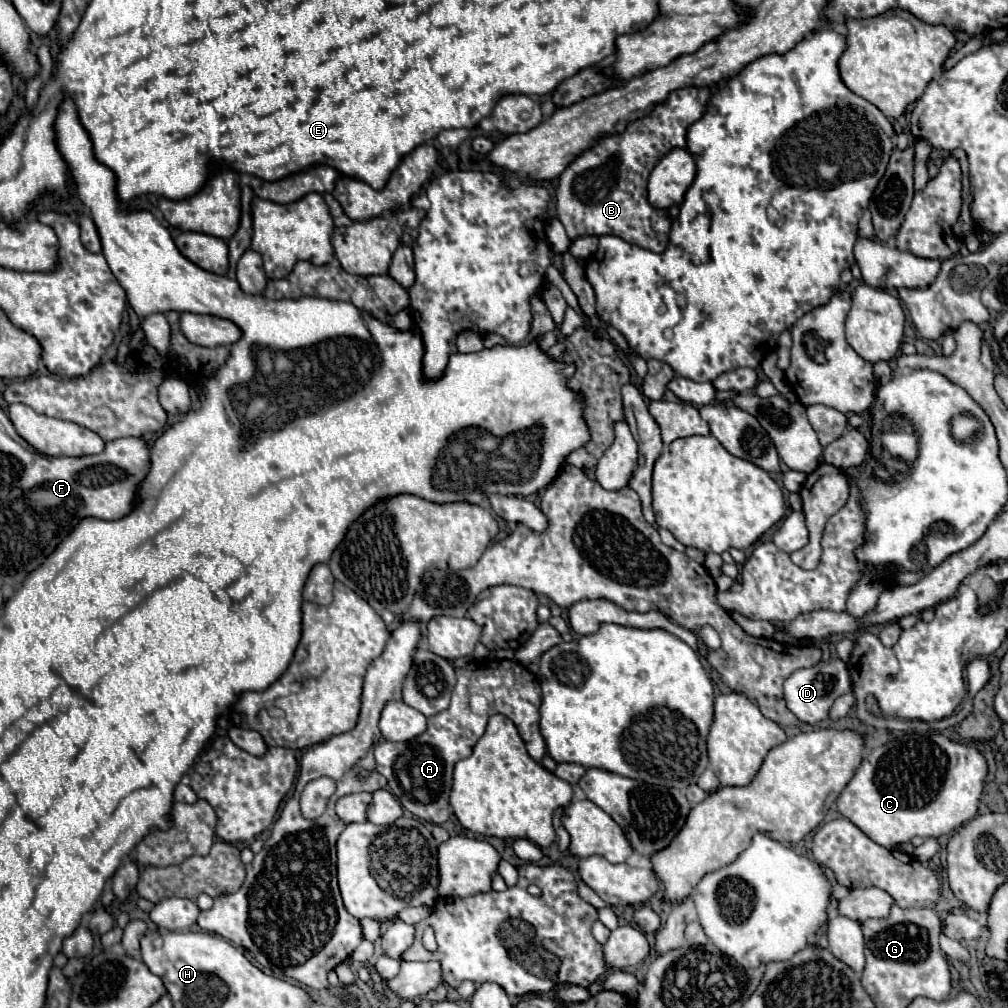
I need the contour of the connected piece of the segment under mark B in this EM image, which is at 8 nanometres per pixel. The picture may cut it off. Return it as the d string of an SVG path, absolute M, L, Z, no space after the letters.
M684 87L684 89L672 91L666 103L658 105L650 115L628 123L628 127L622 135L608 135L608 137L600 139L600 143L594 149L582 153L574 163L570 163L566 167L566 171L558 177L558 189L556 189L558 219L566 227L568 237L578 239L578 237L586 237L586 235L596 235L596 237L616 235L628 243L640 245L654 253L662 253L668 245L670 219L668 219L666 211L660 211L648 203L646 183L648 183L648 177L650 177L650 171L654 169L654 165L670 149L686 147L686 129L690 127L690 123L694 123L702 117L708 99L710 99L708 87Z

